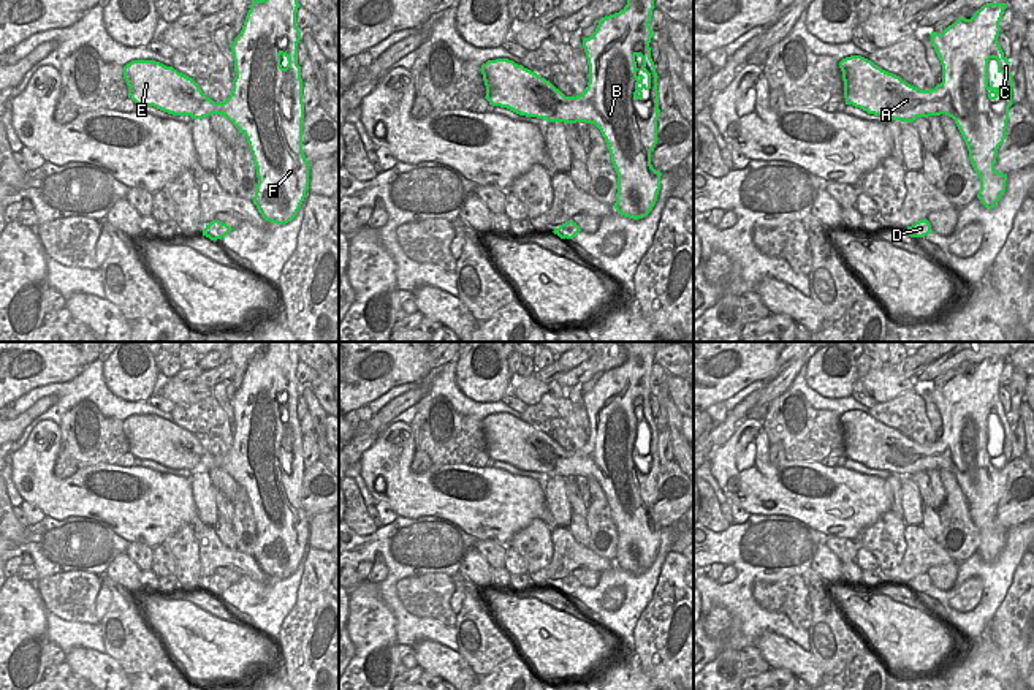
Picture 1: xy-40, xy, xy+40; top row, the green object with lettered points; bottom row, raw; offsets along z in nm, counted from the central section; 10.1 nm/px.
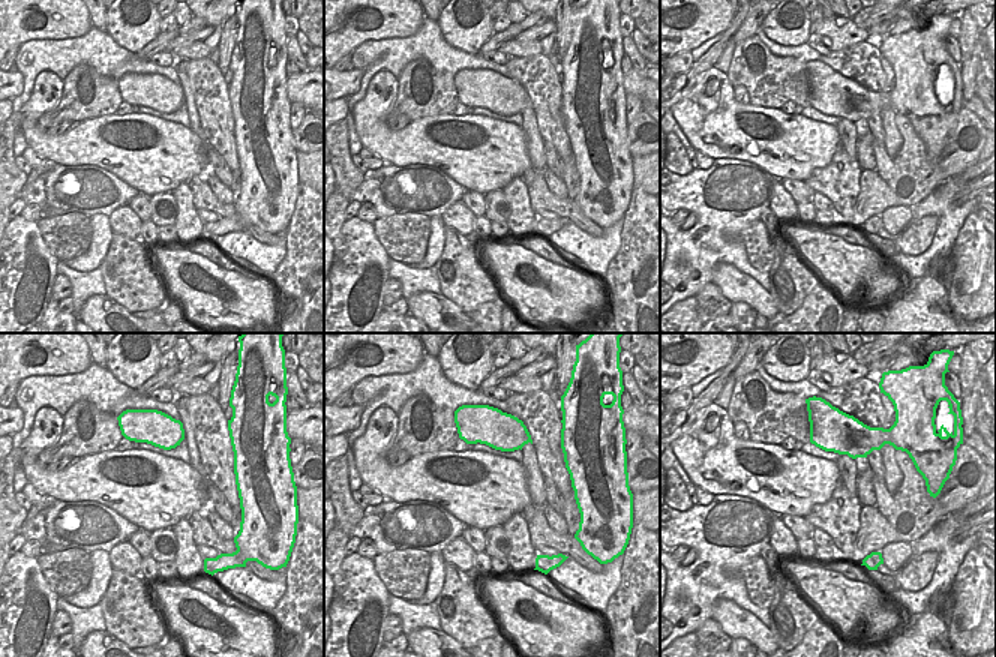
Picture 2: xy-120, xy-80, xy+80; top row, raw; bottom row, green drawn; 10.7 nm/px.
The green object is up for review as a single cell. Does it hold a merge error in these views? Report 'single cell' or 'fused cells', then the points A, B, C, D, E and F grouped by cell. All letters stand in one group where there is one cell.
single cell | A B C D E F

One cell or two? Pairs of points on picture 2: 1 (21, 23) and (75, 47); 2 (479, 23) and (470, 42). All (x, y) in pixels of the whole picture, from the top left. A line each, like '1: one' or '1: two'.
1: two
2: one

